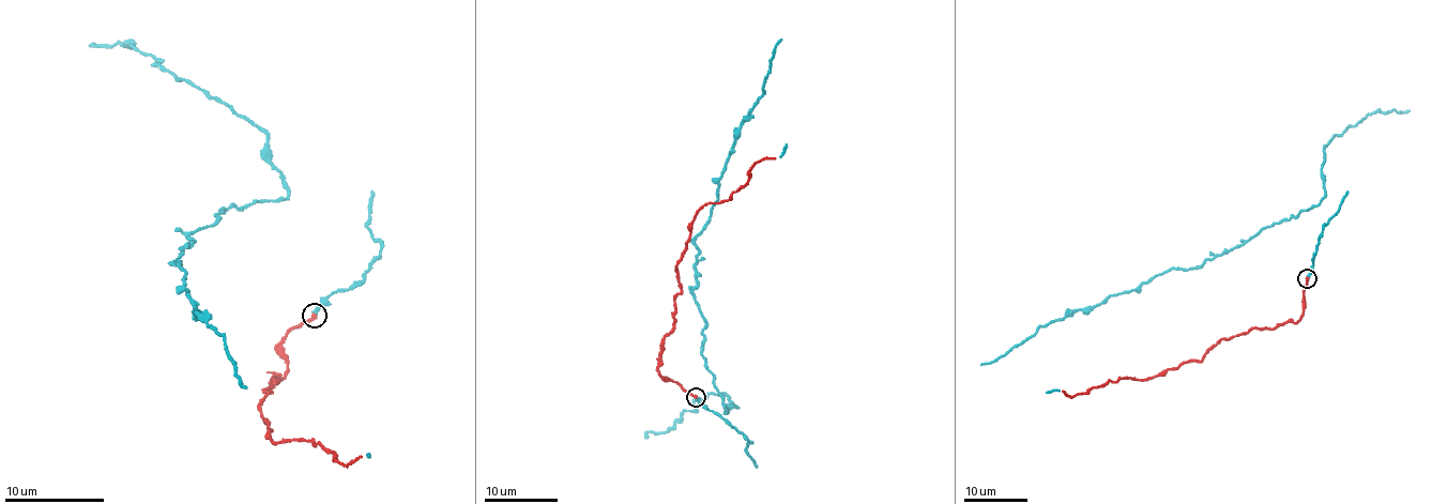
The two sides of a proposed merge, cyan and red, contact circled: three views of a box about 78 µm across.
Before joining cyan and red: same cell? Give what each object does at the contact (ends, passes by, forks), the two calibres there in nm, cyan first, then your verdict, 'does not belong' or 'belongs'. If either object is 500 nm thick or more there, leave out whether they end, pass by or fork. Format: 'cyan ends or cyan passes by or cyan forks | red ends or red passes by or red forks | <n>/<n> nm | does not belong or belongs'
cyan ends | red ends | 260/220 nm | belongs

